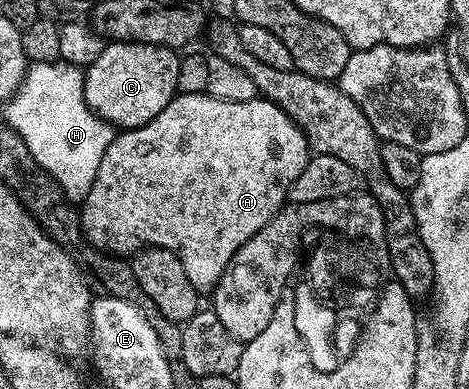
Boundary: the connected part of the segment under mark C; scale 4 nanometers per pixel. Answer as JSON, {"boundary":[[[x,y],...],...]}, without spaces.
{"boundary":[[[111,42],[101,56],[85,68],[85,102],[102,120],[119,130],[145,126],[179,92],[180,57],[174,48],[152,44]]]}

